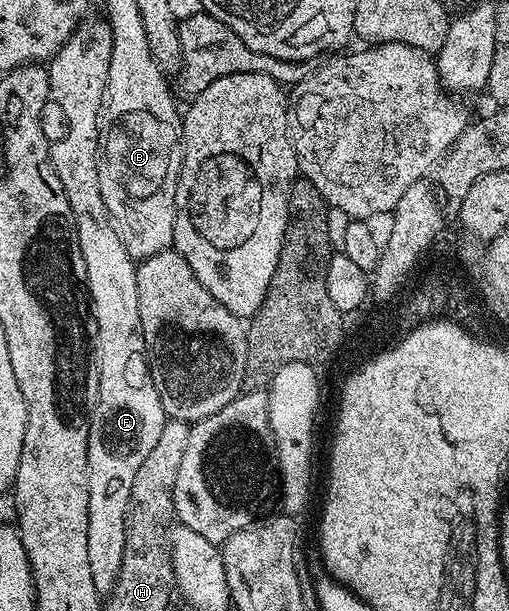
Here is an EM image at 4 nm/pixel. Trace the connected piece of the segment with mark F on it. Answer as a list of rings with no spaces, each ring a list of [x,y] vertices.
[[[88,18],[75,29],[61,46],[58,54],[46,65],[51,91],[50,103],[59,107],[67,123],[67,133],[51,144],[51,161],[57,178],[65,190],[69,210],[77,230],[77,242],[81,246],[81,258],[85,258],[87,295],[95,334],[95,361],[97,362],[97,398],[91,409],[89,422],[89,446],[87,447],[87,477],[89,478],[89,566],[93,573],[93,586],[101,594],[113,590],[117,574],[121,570],[121,557],[125,554],[125,514],[129,506],[129,493],[133,490],[133,478],[141,462],[153,450],[157,437],[166,426],[169,417],[161,406],[161,398],[153,386],[151,367],[147,364],[147,351],[141,330],[141,318],[137,306],[136,261],[127,253],[127,247],[117,238],[105,202],[101,202],[101,182],[97,182],[97,154],[99,153],[99,111],[105,94],[105,78],[109,78],[109,58],[113,54],[111,26],[106,19]]]

